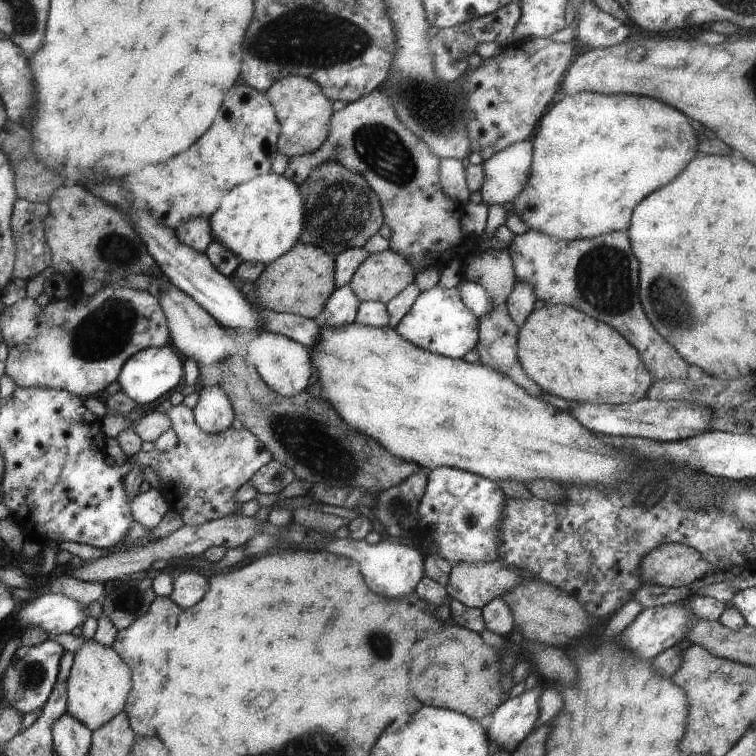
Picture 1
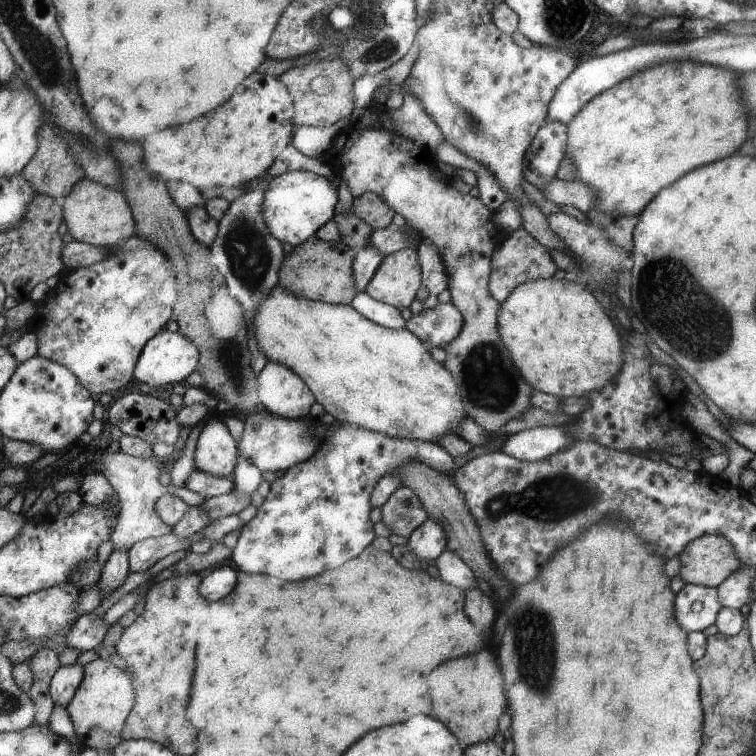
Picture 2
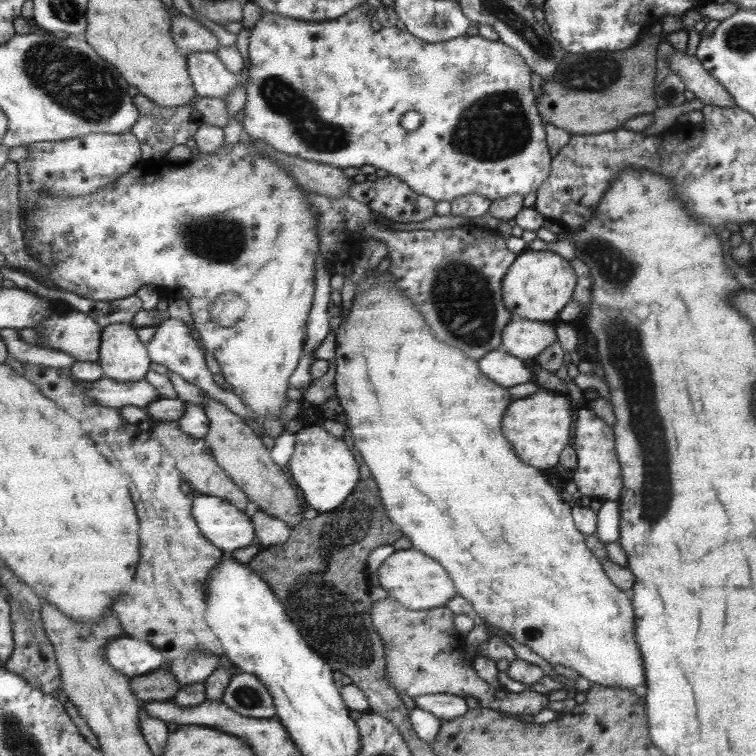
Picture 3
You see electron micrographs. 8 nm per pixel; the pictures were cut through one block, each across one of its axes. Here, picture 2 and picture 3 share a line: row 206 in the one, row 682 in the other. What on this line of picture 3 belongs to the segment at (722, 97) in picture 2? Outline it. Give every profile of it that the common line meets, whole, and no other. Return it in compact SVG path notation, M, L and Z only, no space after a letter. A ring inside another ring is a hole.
M375 270L365 273L354 288L354 295L349 312L342 318L335 332L335 350L332 361L335 362L334 397L343 409L346 428L352 436L354 450L361 454L361 462L367 464L370 475L379 485L379 496L382 497L390 520L398 524L402 536L409 539L410 546L419 552L426 553L449 573L457 594L464 598L484 622L507 632L519 644L525 644L531 652L546 660L552 667L561 665L574 670L579 677L589 683L603 687L620 688L627 691L641 691L646 686L646 668L641 651L635 639L635 616L631 597L624 593L610 580L602 568L601 561L593 556L585 546L584 534L573 526L571 509L561 496L553 490L551 484L539 474L539 469L519 462L519 457L511 450L511 444L501 434L501 418L511 402L511 395L502 385L495 384L482 372L479 372L478 361L467 356L455 345L445 344L429 330L423 322L421 313L412 300L398 291L392 283L387 270L376 274Z

